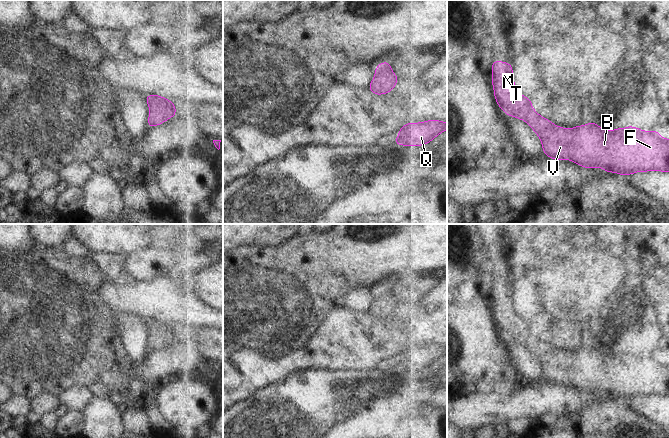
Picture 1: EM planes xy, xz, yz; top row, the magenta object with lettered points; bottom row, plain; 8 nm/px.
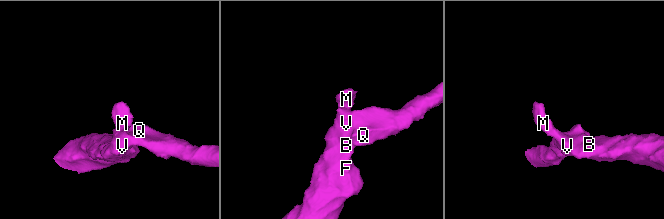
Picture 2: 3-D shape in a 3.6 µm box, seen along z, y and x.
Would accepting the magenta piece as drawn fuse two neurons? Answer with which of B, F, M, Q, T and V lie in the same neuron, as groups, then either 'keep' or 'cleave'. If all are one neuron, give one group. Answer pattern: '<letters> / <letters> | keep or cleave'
B F M Q T V | keep

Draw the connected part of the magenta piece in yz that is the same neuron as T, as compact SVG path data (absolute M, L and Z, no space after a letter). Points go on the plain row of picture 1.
M495 284L492 287L492 309L500 333L508 340L524 344L534 354L540 362L545 380L555 384L572 384L585 392L601 391L608 397L615 396L622 400L638 395L669 396L669 363L662 362L658 354L647 356L628 350L607 355L594 346L570 353L556 350L540 340L532 332L531 324L524 321L515 311L512 290L508 286Z

